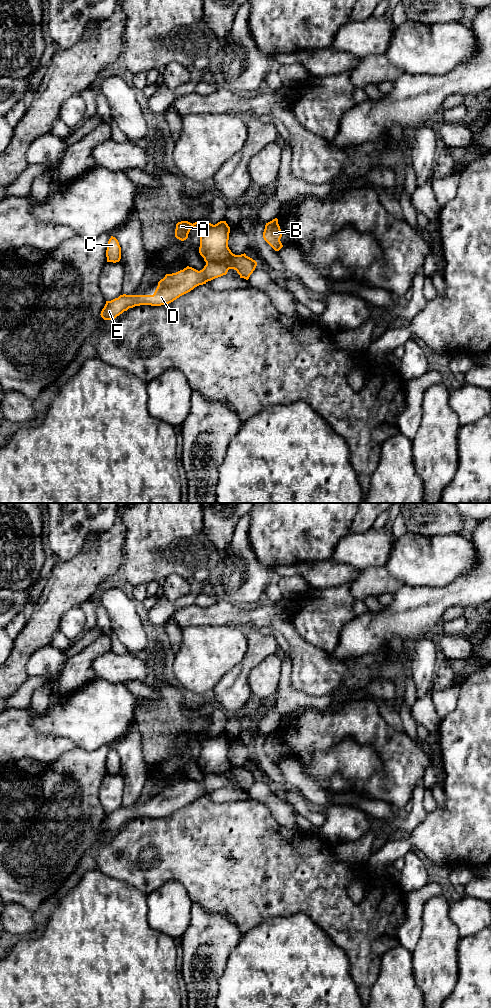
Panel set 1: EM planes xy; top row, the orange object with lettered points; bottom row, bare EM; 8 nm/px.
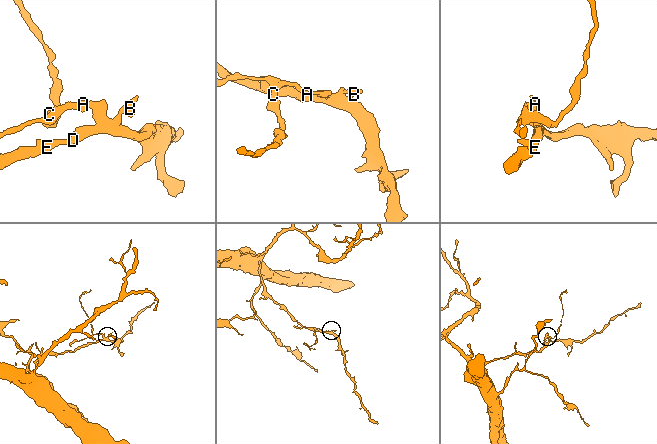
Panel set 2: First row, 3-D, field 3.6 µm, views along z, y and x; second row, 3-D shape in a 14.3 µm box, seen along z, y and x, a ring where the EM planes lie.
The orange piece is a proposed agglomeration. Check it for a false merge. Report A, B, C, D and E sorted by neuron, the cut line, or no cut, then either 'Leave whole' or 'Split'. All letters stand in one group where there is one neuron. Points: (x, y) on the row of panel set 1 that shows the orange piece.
Groups: A B C D E. No split. Leave whole

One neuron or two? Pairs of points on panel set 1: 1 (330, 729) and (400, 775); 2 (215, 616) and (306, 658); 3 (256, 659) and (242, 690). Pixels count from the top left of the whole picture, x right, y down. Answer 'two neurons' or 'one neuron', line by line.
1: one neuron
2: one neuron
3: one neuron

